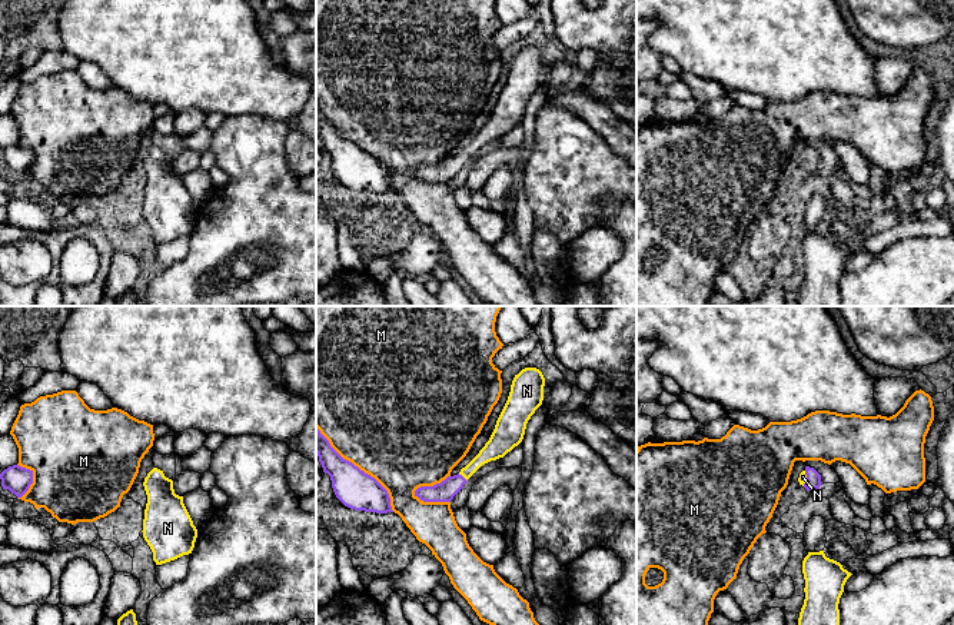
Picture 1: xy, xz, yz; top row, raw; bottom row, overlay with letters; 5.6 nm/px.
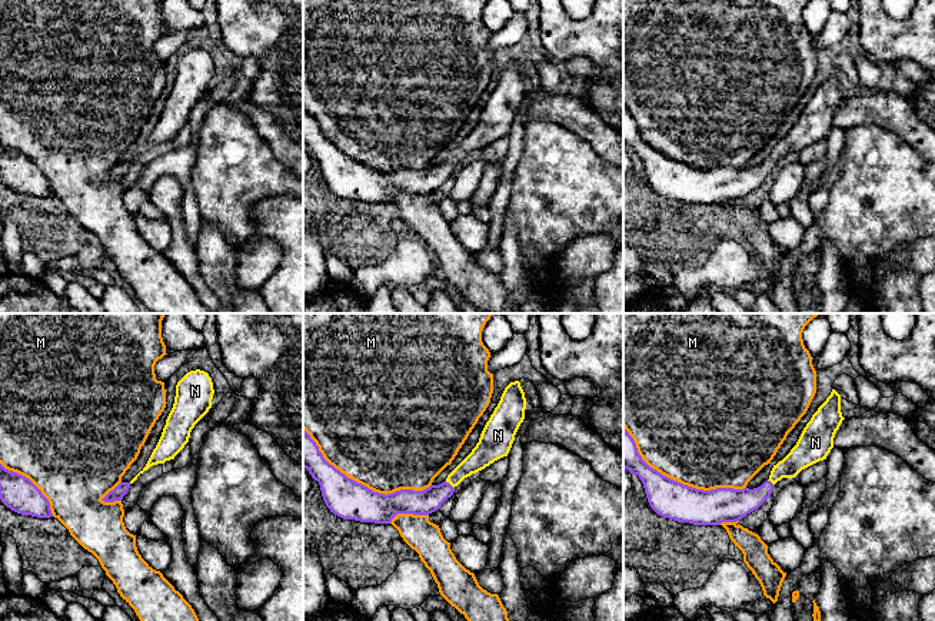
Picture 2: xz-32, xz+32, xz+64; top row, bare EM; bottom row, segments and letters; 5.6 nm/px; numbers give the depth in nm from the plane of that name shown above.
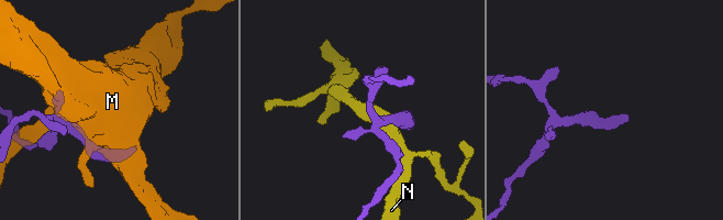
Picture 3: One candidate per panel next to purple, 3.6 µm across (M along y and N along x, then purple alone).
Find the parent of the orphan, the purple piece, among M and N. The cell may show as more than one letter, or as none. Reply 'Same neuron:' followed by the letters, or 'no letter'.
Same neuron: N

